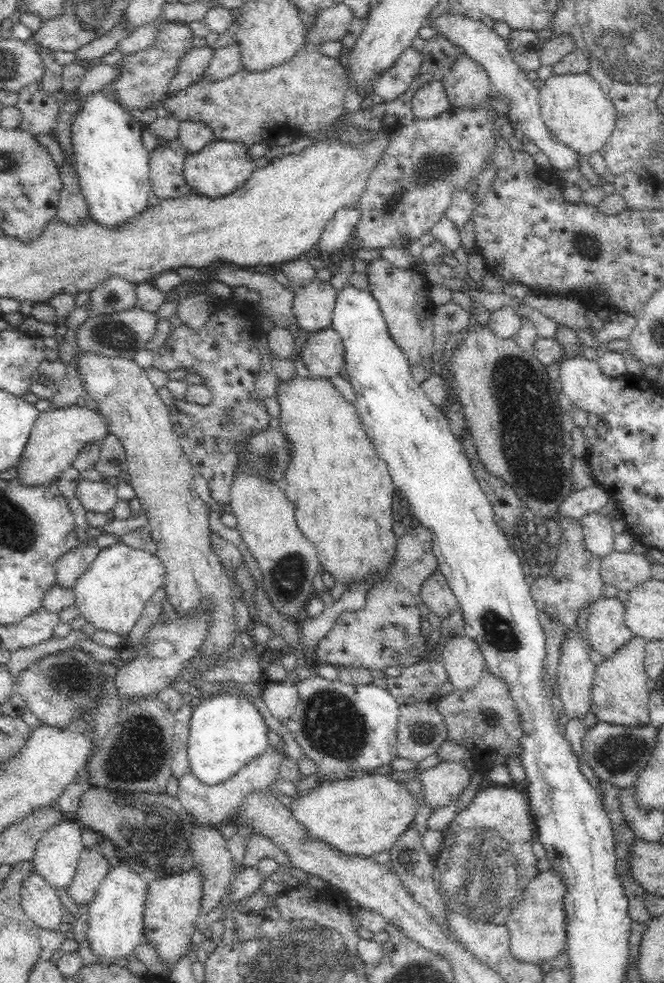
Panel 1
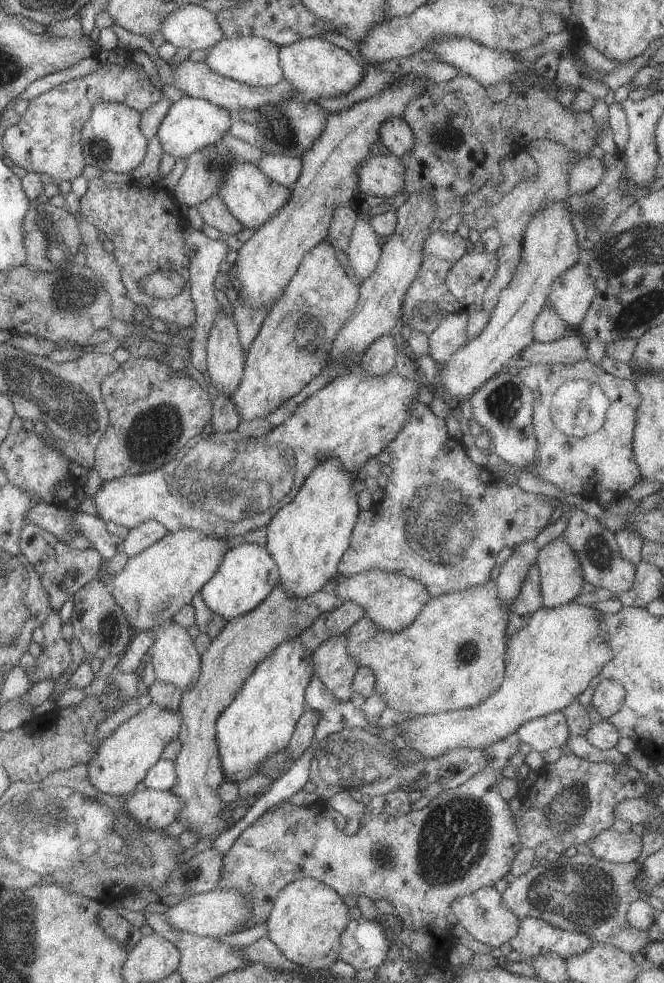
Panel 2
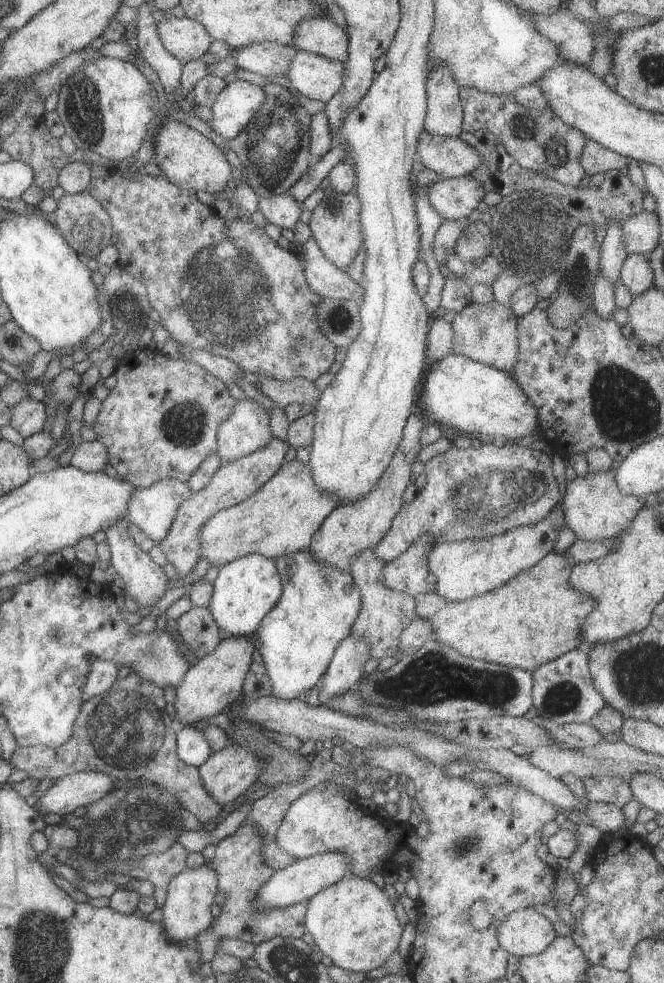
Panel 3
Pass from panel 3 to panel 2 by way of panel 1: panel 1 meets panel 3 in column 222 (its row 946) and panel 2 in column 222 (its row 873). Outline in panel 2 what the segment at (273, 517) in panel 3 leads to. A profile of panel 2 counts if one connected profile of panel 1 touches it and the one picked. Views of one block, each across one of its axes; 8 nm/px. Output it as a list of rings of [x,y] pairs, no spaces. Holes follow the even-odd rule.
[[[182,529],[174,533],[167,532],[164,538],[142,550],[140,554],[128,558],[124,569],[113,574],[109,582],[109,589],[114,600],[124,609],[132,630],[155,630],[166,622],[172,621],[173,616],[186,605],[190,605],[193,596],[200,593],[200,589],[216,574],[218,567],[224,560],[224,554],[230,550],[228,539],[214,538],[199,533],[198,530]]]

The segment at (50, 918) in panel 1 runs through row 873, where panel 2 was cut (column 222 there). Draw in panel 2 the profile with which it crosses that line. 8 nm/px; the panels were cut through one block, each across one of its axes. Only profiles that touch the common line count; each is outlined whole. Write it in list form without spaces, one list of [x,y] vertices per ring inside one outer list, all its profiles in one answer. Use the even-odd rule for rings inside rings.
[[[196,2],[170,12],[162,20],[160,33],[167,42],[191,51],[210,50],[224,38],[215,14]]]

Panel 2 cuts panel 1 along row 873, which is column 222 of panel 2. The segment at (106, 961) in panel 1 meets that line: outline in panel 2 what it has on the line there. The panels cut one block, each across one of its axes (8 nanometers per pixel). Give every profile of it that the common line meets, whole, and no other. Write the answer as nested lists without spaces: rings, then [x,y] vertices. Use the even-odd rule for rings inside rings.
[[[184,95],[168,109],[168,114],[157,132],[158,140],[162,144],[164,153],[174,156],[175,159],[185,159],[197,150],[204,150],[206,146],[215,146],[226,140],[235,118],[236,116],[231,114],[230,110],[222,106],[206,99]]]

